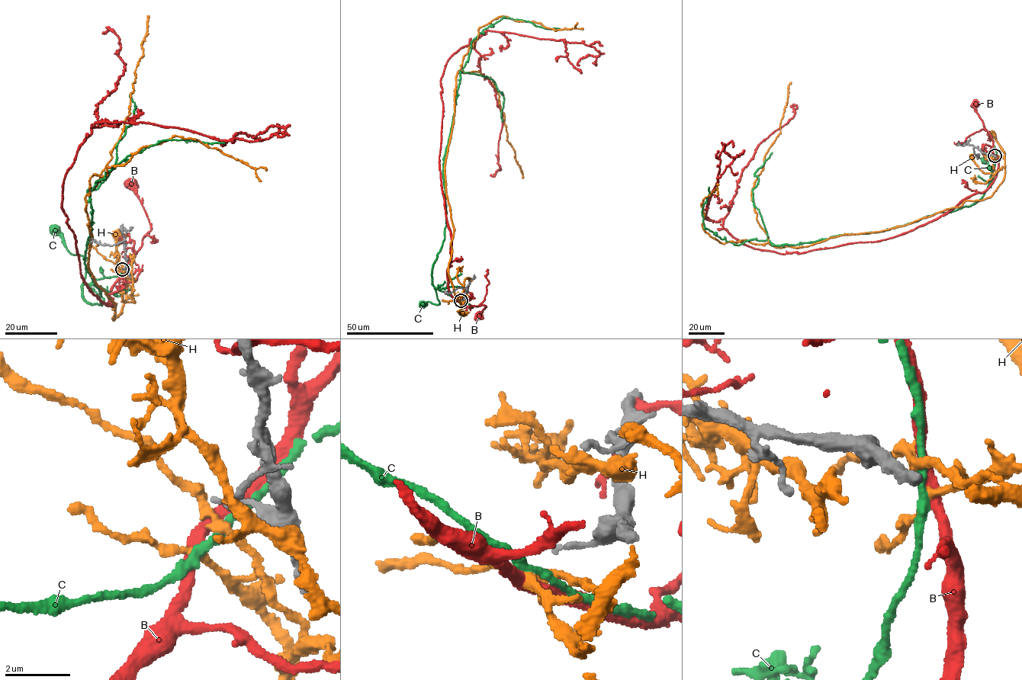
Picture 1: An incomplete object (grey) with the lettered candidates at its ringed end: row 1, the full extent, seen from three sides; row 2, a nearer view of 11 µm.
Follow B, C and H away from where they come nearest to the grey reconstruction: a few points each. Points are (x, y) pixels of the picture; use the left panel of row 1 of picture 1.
B: (123, 270), (150, 230), (146, 213), (130, 184)
C: (123, 271), (118, 275), (85, 283), (84, 278), (88, 260), (82, 255), (71, 253), (63, 238), (56, 229)
H: (123, 270), (129, 279), (128, 282), (128, 278), (118, 267), (116, 245), (118, 235)

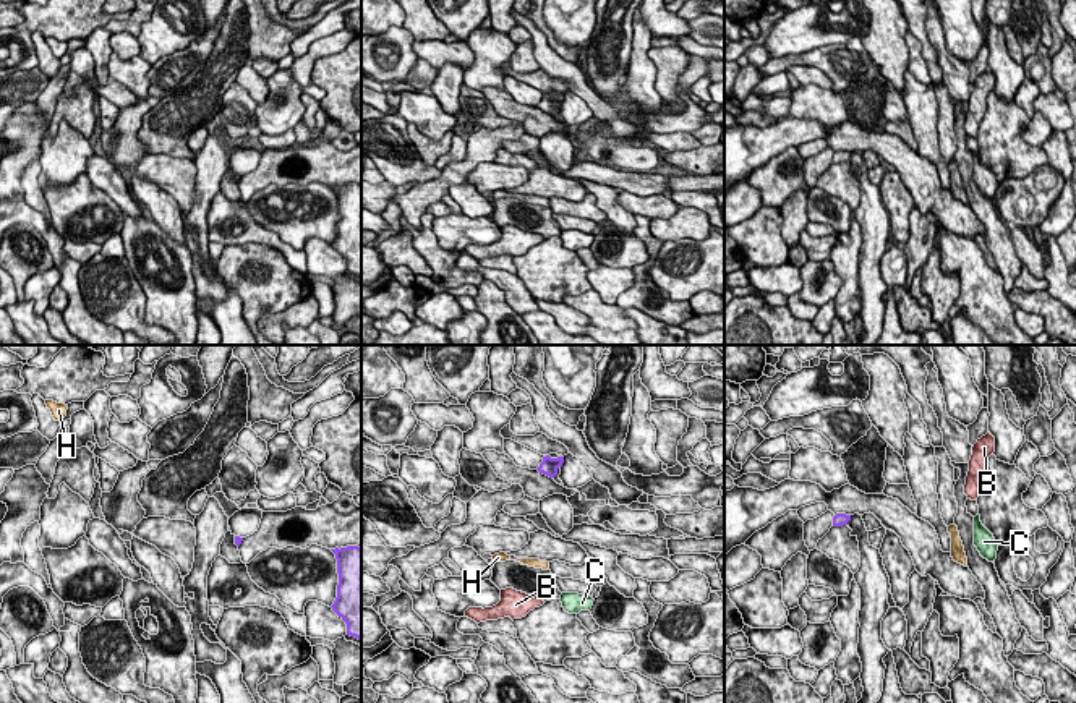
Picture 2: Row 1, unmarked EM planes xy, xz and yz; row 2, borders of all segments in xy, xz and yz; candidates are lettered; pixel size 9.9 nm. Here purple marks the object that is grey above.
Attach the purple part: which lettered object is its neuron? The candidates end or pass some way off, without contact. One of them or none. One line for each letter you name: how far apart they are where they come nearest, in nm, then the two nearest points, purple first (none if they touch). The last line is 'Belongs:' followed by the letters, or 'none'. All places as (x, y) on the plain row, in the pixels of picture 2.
Belongs: none

